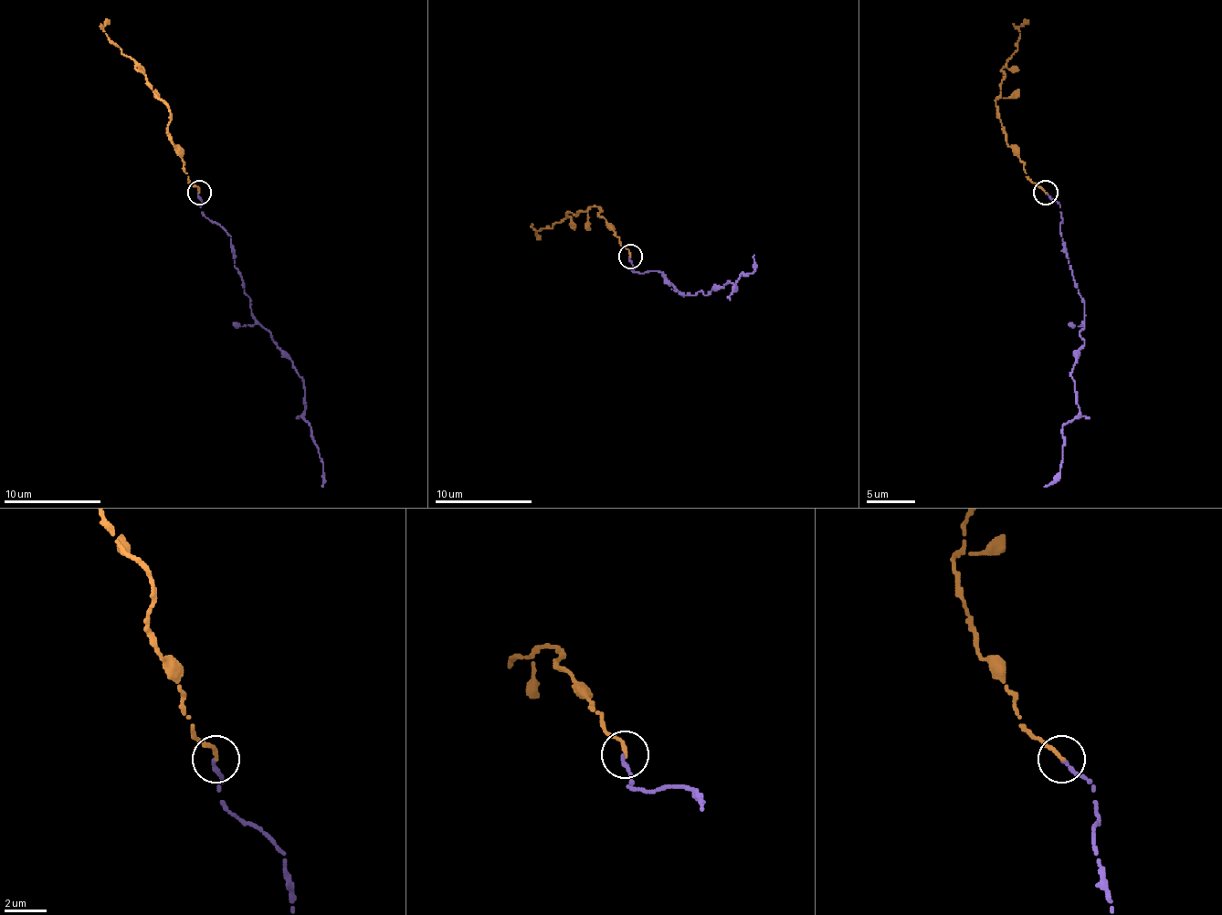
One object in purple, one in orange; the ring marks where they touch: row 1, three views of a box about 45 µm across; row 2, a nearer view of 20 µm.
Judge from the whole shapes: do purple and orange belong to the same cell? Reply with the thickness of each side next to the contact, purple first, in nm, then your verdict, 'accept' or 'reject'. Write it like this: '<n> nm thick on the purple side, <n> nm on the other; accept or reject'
200 nm thick on the purple side, 200 nm on the other; accept

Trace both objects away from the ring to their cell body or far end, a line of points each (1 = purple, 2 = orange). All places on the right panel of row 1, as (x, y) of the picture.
1: (1045, 193), (1059, 205), (1083, 298), (1071, 377), (1079, 414), (1061, 426), (1061, 468), (1045, 487)
2: (1045, 193), (1006, 141), (996, 103), (1004, 78), (1001, 69), (1018, 47), (1018, 30), (1027, 20)

